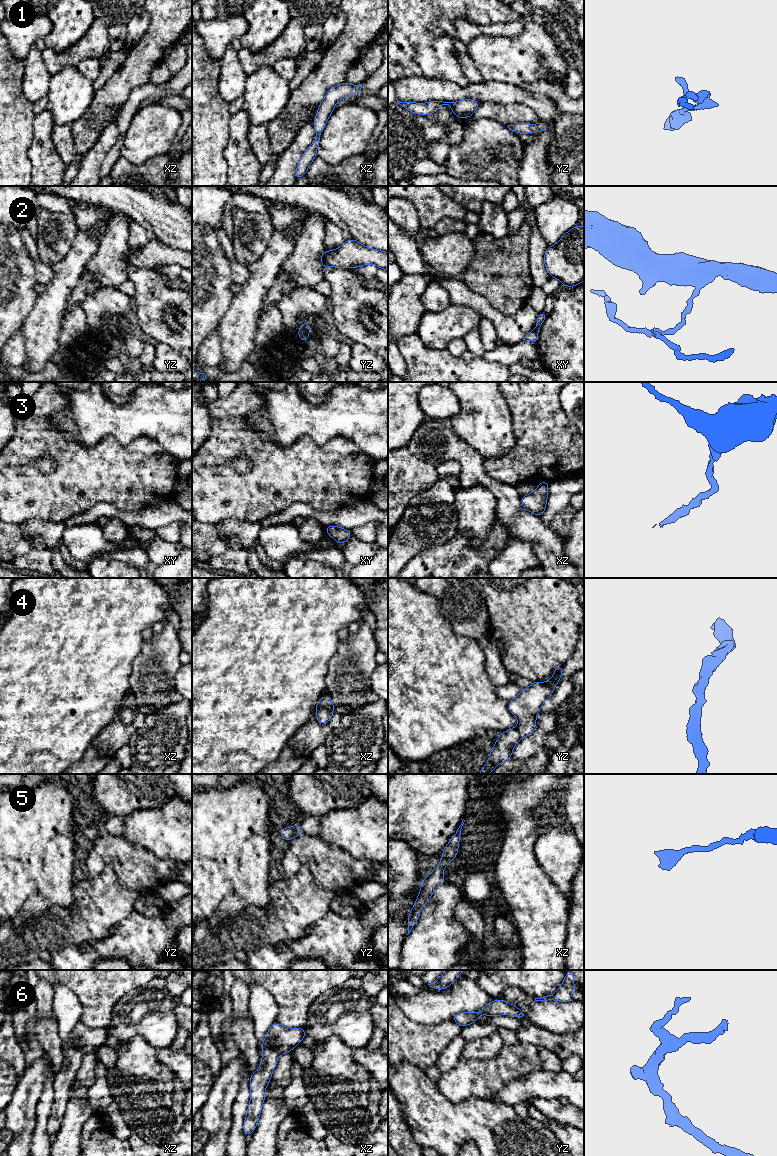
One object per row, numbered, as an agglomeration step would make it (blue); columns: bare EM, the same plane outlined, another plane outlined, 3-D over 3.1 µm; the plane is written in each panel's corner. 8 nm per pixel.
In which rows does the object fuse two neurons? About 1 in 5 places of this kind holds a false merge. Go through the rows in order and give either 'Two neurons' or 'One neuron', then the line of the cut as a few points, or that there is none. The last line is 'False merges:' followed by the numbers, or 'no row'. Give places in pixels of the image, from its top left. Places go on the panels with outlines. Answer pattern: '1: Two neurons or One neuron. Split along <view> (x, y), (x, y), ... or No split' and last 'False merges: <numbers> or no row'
1: One neuron. No split
2: Two neurons. Split along yz (300, 327), (308, 334)
3: One neuron. No split
4: One neuron. No split
5: One neuron. No split
6: One neuron. No split
False merges: 2

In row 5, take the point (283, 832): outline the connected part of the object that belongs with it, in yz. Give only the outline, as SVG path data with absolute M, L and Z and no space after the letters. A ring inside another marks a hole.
M301 824L279 829L279 834L288 842L290 842L294 837L300 836L303 833Z

